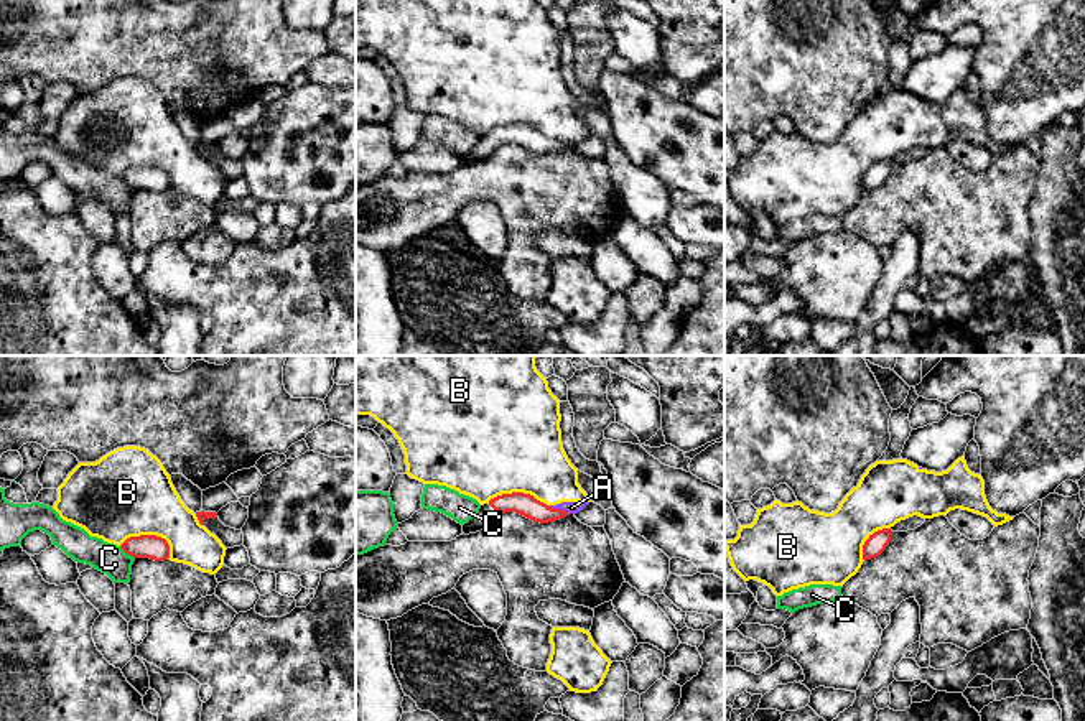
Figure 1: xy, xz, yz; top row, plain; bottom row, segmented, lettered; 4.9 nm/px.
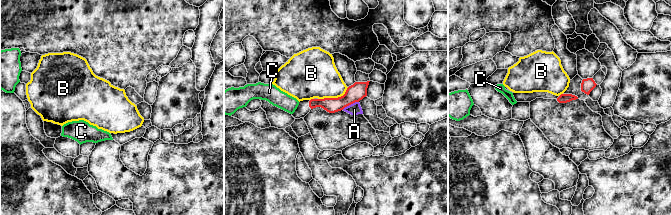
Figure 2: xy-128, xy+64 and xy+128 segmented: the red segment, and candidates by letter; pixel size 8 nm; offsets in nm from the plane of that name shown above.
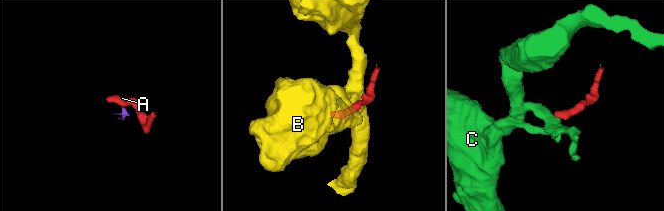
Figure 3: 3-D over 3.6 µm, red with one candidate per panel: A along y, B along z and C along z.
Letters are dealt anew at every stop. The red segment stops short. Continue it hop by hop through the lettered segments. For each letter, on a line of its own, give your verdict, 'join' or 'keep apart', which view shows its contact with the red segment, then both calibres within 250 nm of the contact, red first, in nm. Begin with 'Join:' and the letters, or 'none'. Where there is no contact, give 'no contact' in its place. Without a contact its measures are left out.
Join: none
A: keep apart | xz | 110/60 nm
B: keep apart | xy | 120/440 nm
C: keep apart | xy | 120/150 nm

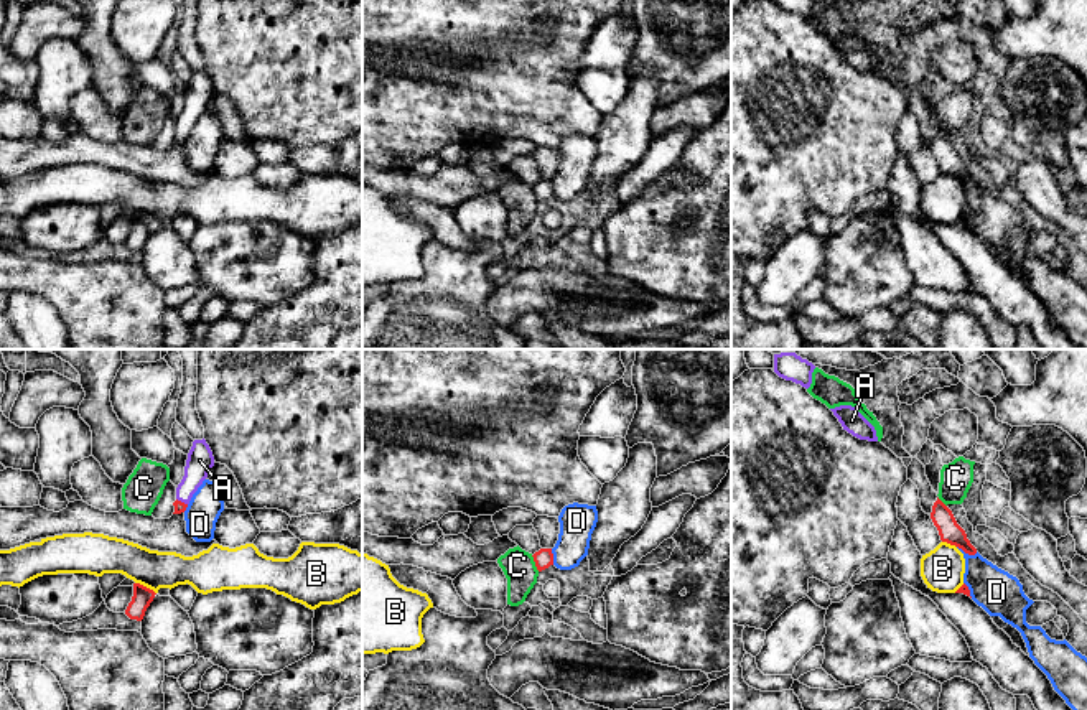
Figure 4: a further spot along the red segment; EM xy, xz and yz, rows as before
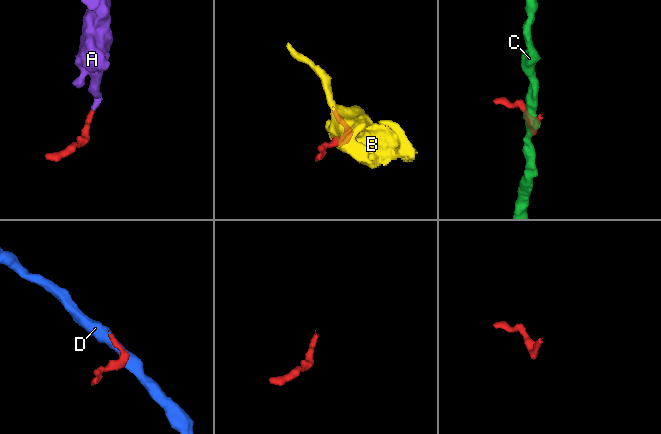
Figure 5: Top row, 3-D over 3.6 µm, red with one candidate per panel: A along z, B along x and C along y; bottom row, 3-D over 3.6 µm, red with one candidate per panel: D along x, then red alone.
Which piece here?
Join: A
A: join | xy | 50/130 nm
B: keep apart | xy | 100/190 nm
C: keep apart | xz | 90/160 nm
D: keep apart | yz | 110/220 nm

